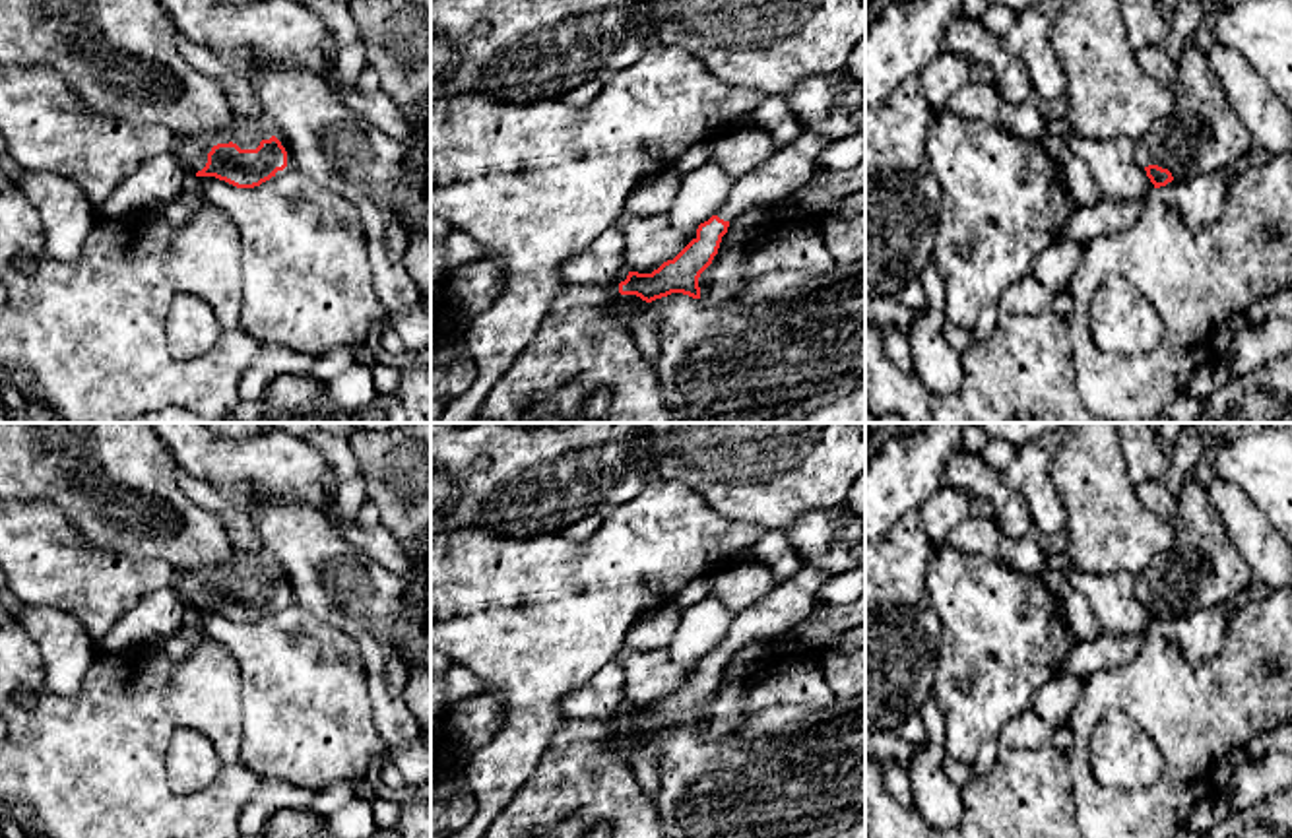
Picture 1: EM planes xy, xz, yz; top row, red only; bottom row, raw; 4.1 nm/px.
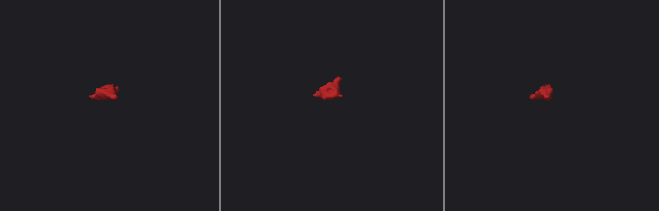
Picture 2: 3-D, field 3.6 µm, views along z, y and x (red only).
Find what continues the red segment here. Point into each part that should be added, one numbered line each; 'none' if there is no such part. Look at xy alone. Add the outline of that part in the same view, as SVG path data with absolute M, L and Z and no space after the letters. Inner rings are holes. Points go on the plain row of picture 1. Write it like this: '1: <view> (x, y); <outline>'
1: xy (191, 586); M241 551L235 553L237 559L233 566L225 563L210 568L188 568L175 572L175 578L169 588L175 590L177 597L184 603L190 615L196 611L198 605L206 601L208 588L213 580L233 576L241 584L256 584L262 574L270 574L272 570L275 570L287 586L287 601L283 605L277 605L275 611L295 603L287 576L270 551L262 551L258 555Z

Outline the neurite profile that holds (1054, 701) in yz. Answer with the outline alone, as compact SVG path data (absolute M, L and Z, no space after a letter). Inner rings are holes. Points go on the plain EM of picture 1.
M1059 673L1046 685L1042 685L1030 702L1030 710L1036 712L1050 727L1050 743L1067 753L1075 743L1075 735L1069 727L1069 716L1084 687L1084 677Z

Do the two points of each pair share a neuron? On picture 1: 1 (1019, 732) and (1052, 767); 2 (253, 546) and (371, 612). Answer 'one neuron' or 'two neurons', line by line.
1: two neurons
2: two neurons

